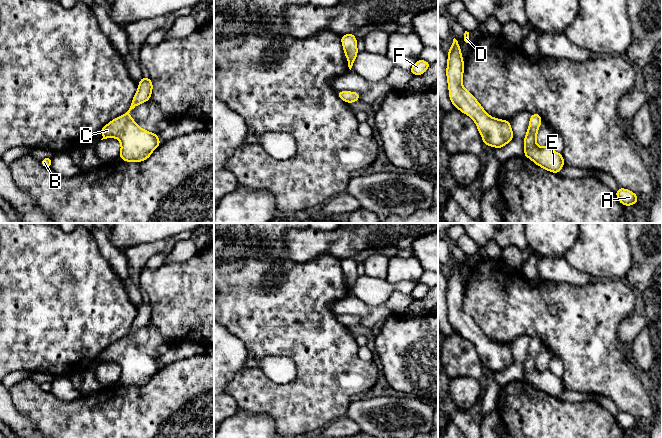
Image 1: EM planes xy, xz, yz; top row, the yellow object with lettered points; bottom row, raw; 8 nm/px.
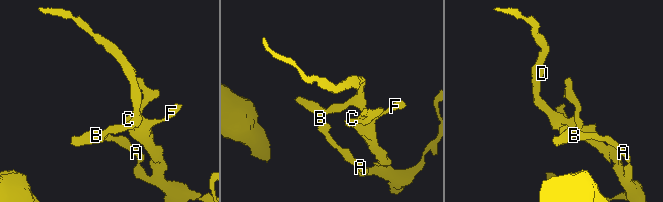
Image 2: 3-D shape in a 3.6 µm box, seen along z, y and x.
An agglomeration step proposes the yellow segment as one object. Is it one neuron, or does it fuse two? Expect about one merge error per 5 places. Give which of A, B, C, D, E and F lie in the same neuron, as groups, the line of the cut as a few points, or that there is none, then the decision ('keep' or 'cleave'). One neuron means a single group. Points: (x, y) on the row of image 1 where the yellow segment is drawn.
A B C D E F; no cut; keep

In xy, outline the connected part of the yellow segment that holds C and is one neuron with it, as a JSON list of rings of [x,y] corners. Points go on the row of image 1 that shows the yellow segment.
[[[142,77],[129,110],[121,117],[106,124],[99,132],[103,135],[101,140],[114,137],[121,142],[119,158],[125,162],[145,161],[161,144],[156,133],[150,133],[140,128],[129,115],[137,105],[145,103],[151,98],[152,89],[152,80],[149,77]]]

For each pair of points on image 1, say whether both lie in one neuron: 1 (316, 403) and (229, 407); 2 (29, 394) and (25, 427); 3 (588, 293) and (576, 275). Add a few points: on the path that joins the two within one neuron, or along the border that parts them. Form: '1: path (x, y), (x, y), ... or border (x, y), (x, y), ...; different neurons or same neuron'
1: border (224, 392), (234, 399), (239, 408); different neurons
2: border (11, 398), (15, 408), (26, 415), (37, 427); different neurons
3: border (596, 279), (584, 285), (560, 283); different neurons

